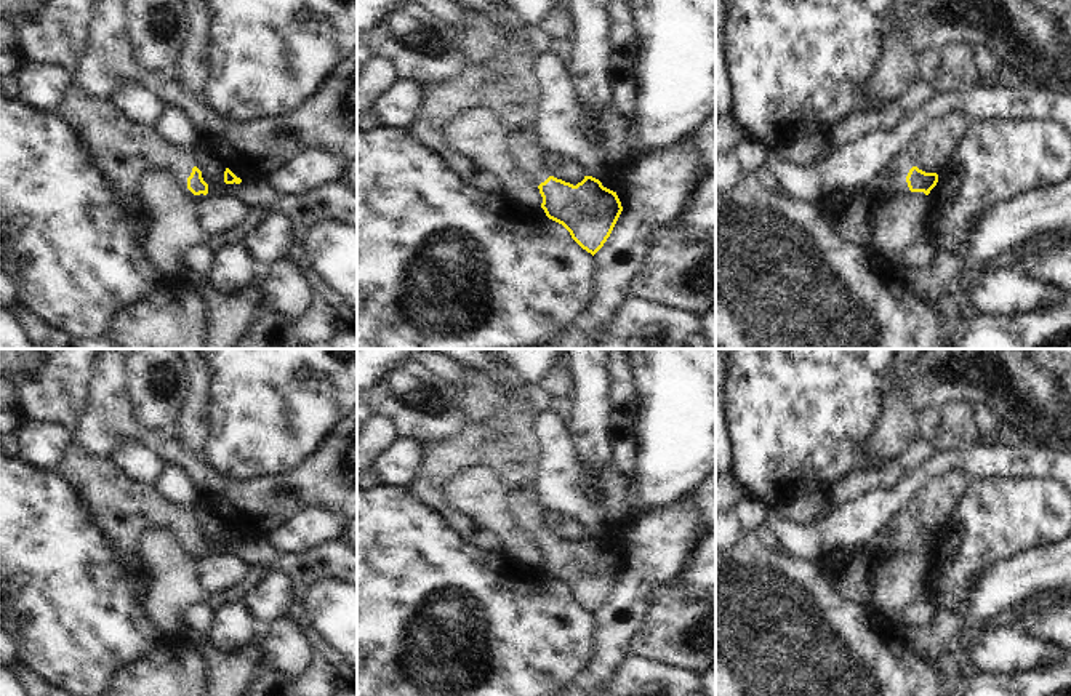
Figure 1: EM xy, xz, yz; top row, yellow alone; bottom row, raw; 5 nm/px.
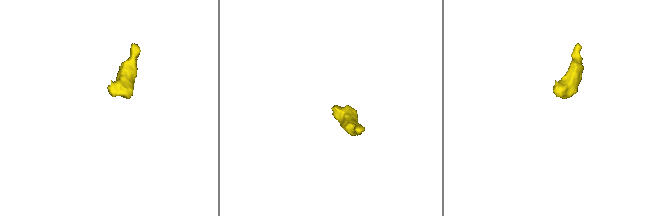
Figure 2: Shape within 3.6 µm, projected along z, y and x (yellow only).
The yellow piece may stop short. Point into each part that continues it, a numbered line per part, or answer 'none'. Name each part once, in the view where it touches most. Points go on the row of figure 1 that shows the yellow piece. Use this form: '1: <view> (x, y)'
1: yz (902, 164)

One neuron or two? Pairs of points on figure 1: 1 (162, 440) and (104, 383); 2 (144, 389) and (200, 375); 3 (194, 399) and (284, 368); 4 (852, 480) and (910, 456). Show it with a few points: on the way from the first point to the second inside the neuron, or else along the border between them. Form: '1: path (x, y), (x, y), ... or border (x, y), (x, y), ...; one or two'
1: path (143, 436), (108, 402); one
2: border (184, 365), (188, 389), (183, 407), (176, 415); two
3: border (207, 365), (208, 432); two
4: path (866, 480), (884, 477), (895, 471); one

